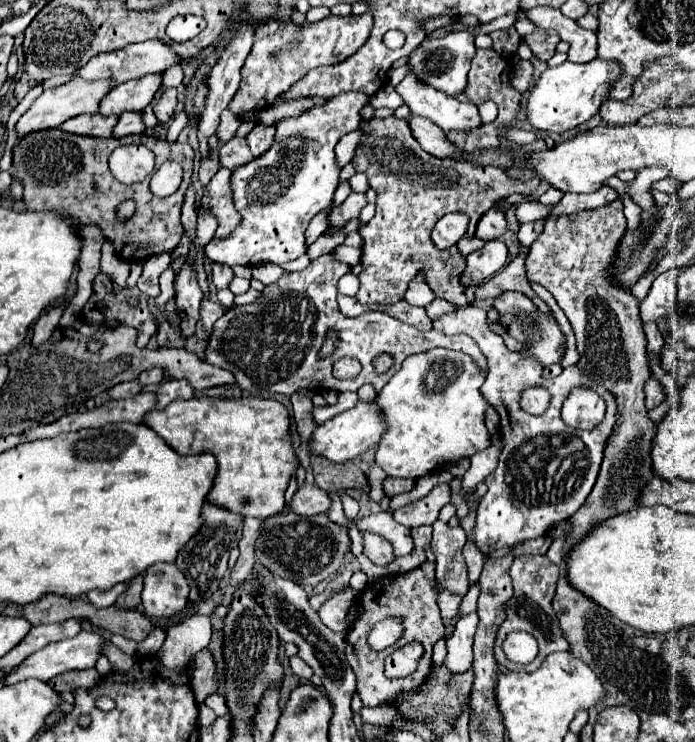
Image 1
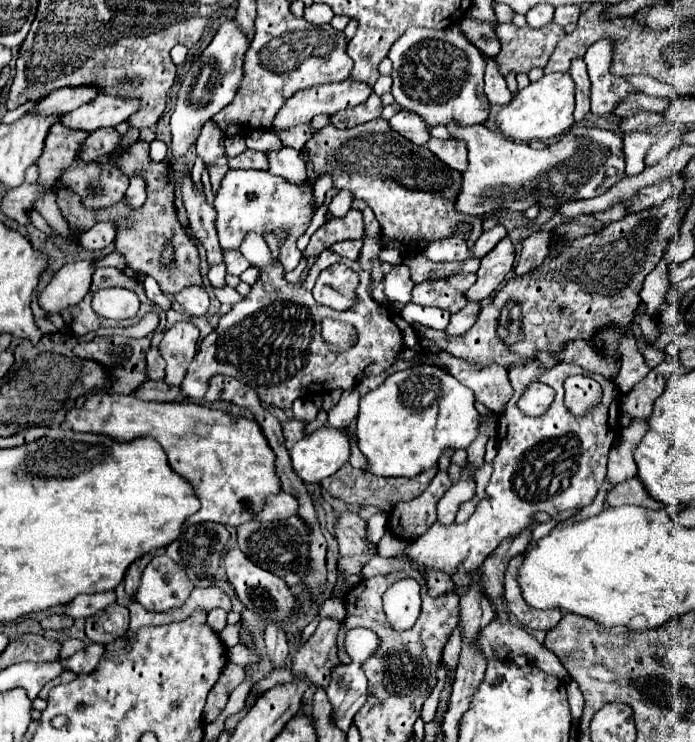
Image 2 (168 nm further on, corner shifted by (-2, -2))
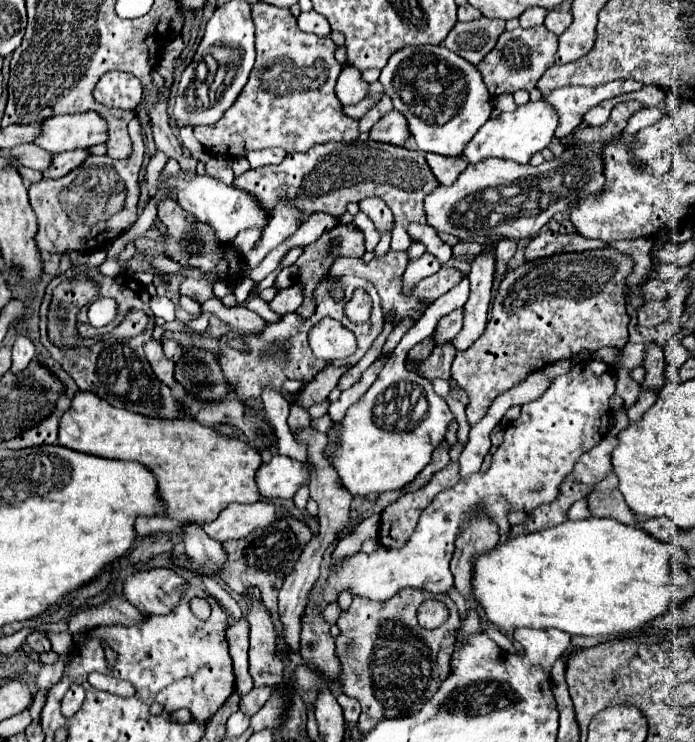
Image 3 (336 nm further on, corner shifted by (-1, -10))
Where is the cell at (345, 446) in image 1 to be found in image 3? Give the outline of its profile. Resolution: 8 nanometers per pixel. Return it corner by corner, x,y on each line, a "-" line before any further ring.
274,454
272,460
256,472
256,484
264,500
290,500
308,478
310,464
296,464
296,460
280,454

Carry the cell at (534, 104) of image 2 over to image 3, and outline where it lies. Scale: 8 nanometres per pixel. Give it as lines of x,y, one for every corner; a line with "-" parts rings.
544,100
526,102
524,106
518,106
518,110
514,112
502,112
498,118
488,120
470,140
470,144
464,150
464,156
470,160
470,164
478,164
486,158
504,158
514,160
518,164
528,164
536,152
544,150
550,144
556,126
556,112
550,104
546,104

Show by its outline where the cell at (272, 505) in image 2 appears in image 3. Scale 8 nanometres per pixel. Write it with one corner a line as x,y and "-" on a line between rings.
270,502
230,504
216,520
212,520
212,524
204,524
204,532
218,542
226,542
230,538
238,540
256,528
266,528
274,520
276,514

